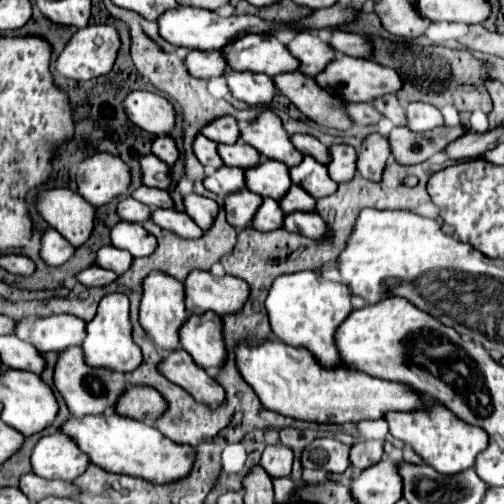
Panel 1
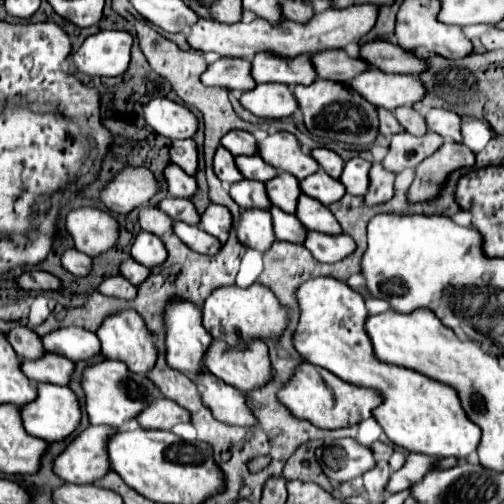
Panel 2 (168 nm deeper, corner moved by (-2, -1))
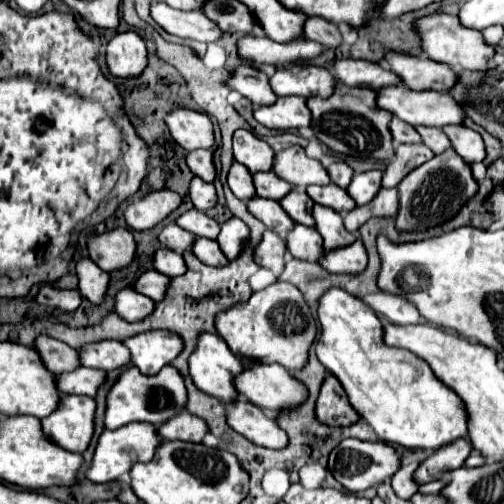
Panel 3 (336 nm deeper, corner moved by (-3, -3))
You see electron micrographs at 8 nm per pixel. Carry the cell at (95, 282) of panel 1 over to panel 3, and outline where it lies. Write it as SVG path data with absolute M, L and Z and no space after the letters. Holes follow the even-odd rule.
M122 289L116 295L116 313L128 323L146 319L148 315L152 315L154 307L156 307L156 303L152 299L148 299L146 295L140 295L136 289Z

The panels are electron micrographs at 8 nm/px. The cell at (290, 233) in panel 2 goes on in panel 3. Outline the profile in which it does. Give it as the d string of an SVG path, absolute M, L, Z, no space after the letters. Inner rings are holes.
M294 225L294 229L286 237L286 245L288 245L288 251L292 253L292 257L296 257L300 261L318 263L320 255L324 253L320 233L312 227L304 227L304 225Z

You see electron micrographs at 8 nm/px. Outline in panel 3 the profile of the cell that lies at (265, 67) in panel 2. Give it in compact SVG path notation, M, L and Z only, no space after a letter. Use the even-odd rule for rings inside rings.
M294 65L288 69L278 69L270 77L272 91L278 97L300 95L300 97L328 97L336 87L334 75L324 67L314 65Z

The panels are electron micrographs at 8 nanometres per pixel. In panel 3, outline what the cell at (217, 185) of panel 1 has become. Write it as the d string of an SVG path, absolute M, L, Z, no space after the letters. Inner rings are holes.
M254 197L246 205L248 205L248 211L252 211L252 215L256 219L260 219L270 231L278 231L278 235L282 239L284 239L284 235L288 235L288 227L292 227L294 221L288 219L288 213L284 213L280 203L272 201L272 199Z

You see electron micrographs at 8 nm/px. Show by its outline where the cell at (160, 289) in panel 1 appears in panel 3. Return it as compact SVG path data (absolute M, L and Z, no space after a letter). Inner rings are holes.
M202 333L198 347L190 357L190 375L196 387L220 403L232 403L238 399L234 377L244 371L238 357L228 351L228 345L212 333Z

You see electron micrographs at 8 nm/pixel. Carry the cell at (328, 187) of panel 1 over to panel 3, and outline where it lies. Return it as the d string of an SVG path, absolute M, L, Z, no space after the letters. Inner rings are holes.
M330 183L326 187L310 185L306 189L306 193L312 197L314 203L324 205L324 207L330 207L334 211L350 211L350 209L356 207L356 201L342 187L336 187L334 183Z

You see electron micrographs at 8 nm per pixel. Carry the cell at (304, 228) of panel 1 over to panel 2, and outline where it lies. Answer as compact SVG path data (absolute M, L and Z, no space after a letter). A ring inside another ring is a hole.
M307 231L305 243L303 243L317 261L321 263L335 263L347 257L349 253L355 251L355 243L349 235L339 233L339 235L327 235L327 233L315 233Z

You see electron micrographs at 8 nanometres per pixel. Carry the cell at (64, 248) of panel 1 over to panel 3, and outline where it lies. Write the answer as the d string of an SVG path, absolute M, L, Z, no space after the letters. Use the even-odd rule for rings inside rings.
M82 259L76 265L78 271L78 279L80 279L80 295L86 297L90 303L100 305L108 293L108 285L110 285L110 273L102 271L94 261L90 259Z

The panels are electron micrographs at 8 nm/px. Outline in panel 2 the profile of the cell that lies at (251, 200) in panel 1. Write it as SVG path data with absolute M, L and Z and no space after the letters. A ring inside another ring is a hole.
M241 209L235 233L243 245L265 253L275 241L271 213L267 209Z

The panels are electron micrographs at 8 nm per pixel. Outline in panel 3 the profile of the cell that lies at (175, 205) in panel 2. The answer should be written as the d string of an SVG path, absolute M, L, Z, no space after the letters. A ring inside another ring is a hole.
M196 209L184 213L176 223L182 229L186 229L186 231L198 235L198 237L206 237L206 239L216 239L218 233L220 233L220 225L214 219L206 217L206 213L196 211Z

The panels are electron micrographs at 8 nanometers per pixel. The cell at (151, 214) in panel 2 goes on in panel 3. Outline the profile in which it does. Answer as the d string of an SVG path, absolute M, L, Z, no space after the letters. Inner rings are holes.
M176 223L164 225L162 231L160 231L160 235L158 235L158 239L160 239L160 243L162 243L164 247L168 247L168 249L180 253L180 255L182 255L184 251L192 249L192 243L196 241L196 237L194 237L192 233L184 231L184 229L178 227Z

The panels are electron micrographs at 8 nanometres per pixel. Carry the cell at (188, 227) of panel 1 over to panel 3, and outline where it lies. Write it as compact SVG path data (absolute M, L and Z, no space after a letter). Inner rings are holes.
M198 239L196 243L194 243L194 247L192 247L192 251L194 251L194 255L204 263L204 265L212 265L212 267L224 267L224 263L228 261L226 259L226 255L220 251L220 247L218 247L218 243L216 241L212 241L212 239Z

